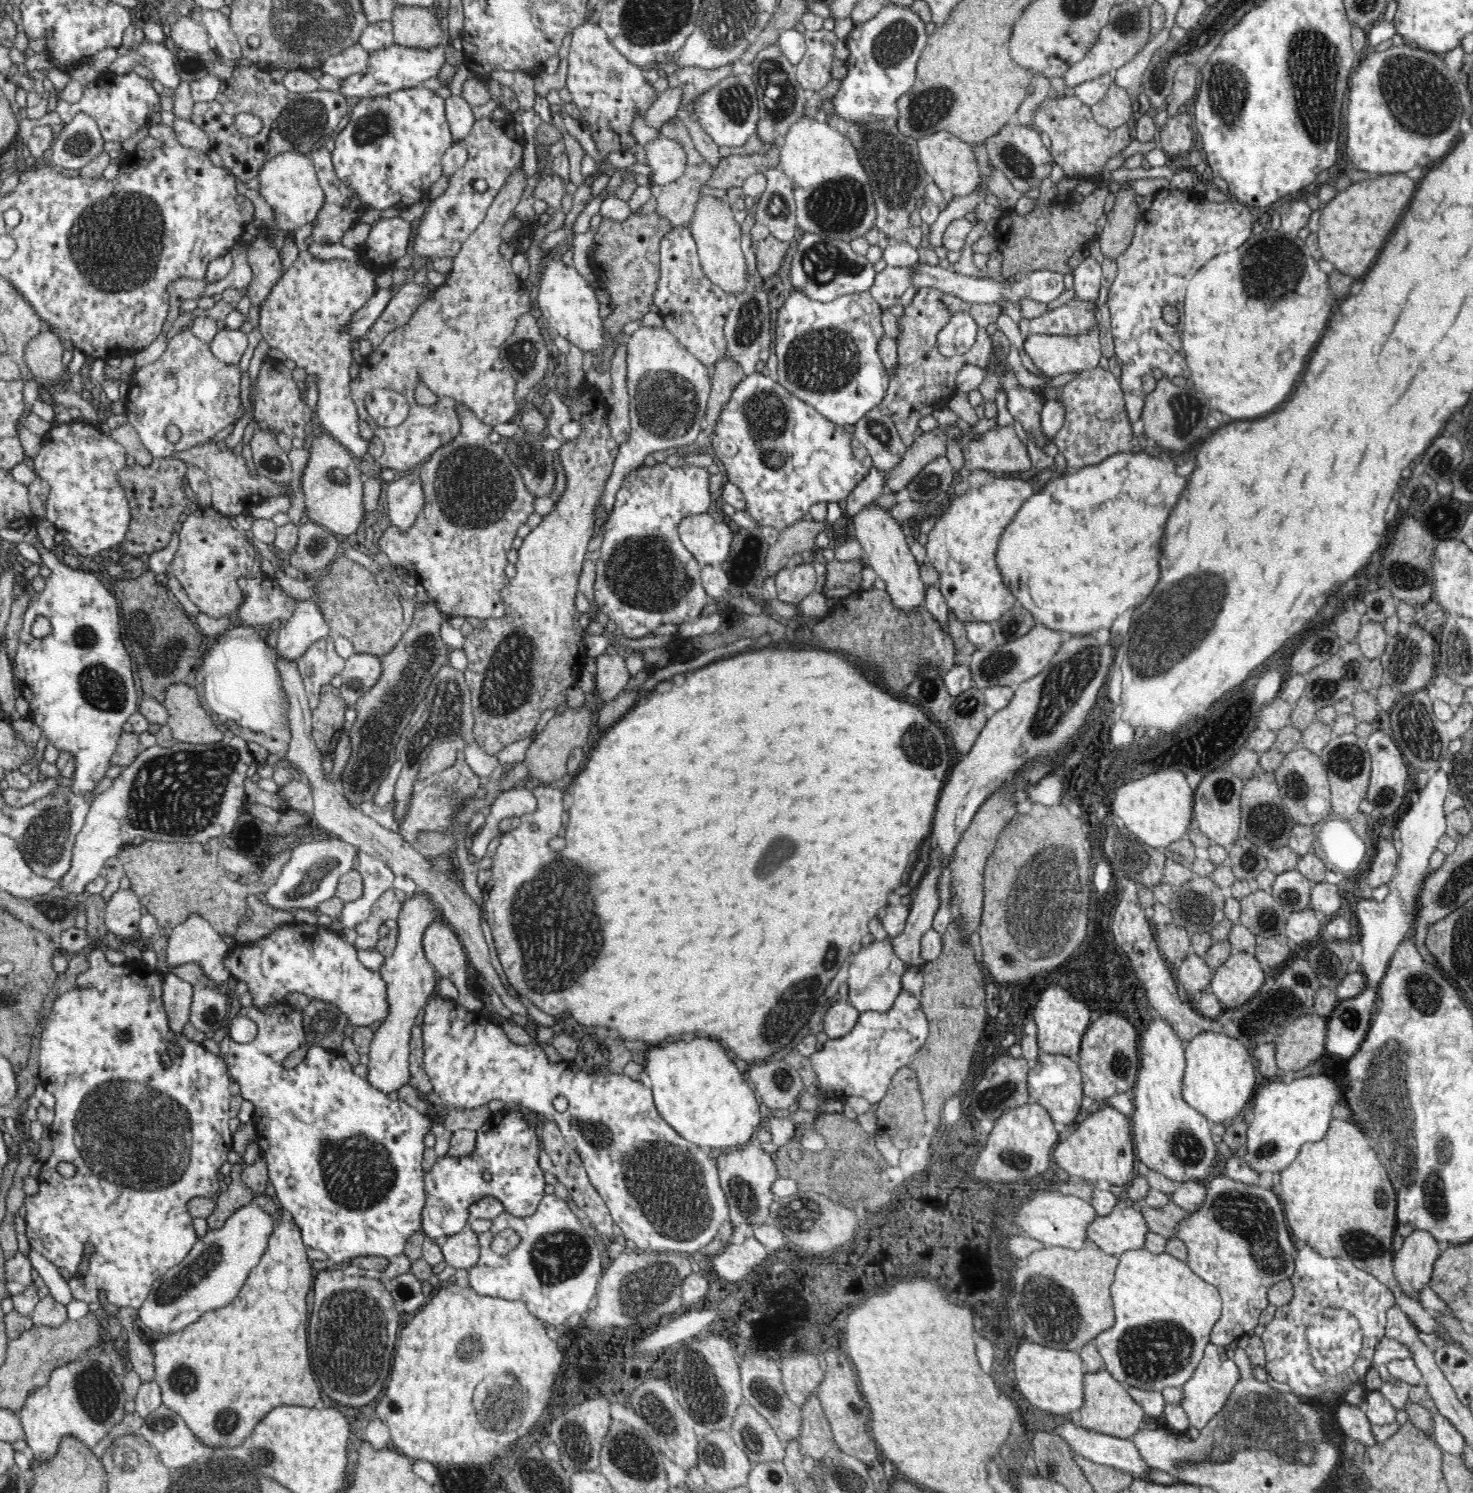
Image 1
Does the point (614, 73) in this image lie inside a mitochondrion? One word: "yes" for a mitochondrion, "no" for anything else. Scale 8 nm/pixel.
yes

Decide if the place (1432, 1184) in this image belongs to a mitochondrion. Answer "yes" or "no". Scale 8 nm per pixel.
yes

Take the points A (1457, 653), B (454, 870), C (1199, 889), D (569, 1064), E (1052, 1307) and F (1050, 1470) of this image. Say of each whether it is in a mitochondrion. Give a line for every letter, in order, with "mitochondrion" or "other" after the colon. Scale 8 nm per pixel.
A: mitochondrion
B: other
C: other
D: other
E: mitochondrion
F: other

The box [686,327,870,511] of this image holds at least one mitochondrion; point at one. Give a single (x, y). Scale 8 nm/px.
(765, 414)

